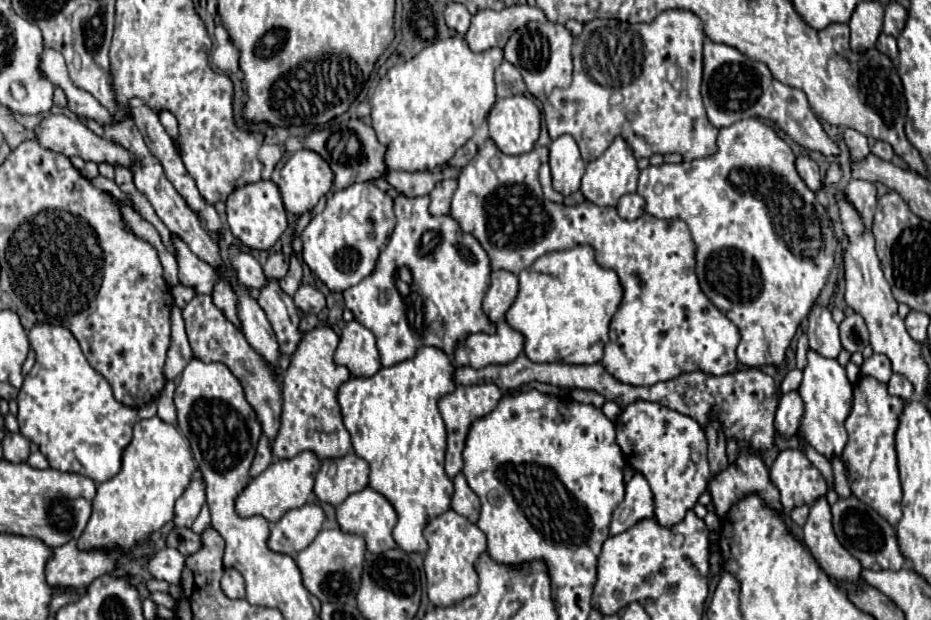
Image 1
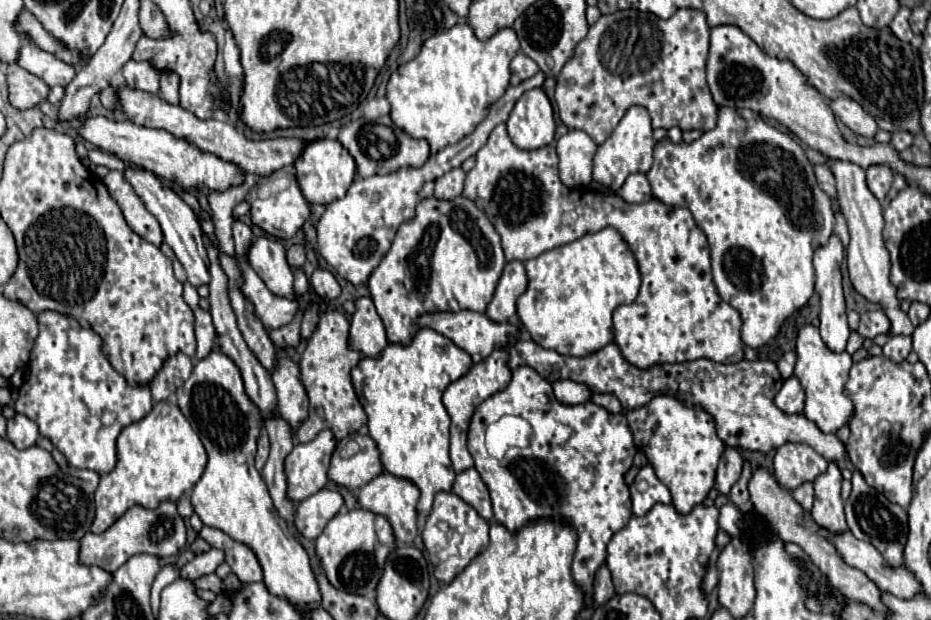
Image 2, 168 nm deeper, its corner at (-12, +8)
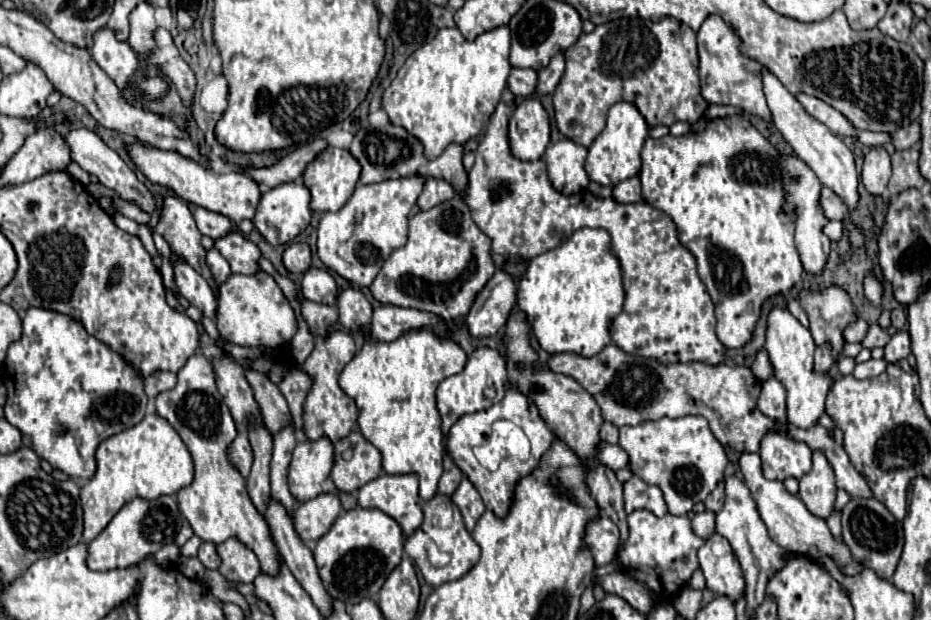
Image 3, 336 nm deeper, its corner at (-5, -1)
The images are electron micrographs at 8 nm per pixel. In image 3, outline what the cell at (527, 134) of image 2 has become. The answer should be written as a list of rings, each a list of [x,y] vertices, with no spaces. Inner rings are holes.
[[[524,98],[510,116],[510,150],[518,160],[542,158],[550,142],[550,122],[538,98]]]

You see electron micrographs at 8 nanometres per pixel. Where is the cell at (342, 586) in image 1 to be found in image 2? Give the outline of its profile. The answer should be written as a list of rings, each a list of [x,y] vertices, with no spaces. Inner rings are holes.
[[[361,507],[335,515],[325,527],[325,531],[315,539],[317,557],[321,559],[329,583],[335,589],[347,593],[357,593],[365,597],[373,595],[373,599],[375,599],[375,587],[383,575],[385,561],[389,553],[395,549],[395,545],[397,539],[393,535],[389,519]]]

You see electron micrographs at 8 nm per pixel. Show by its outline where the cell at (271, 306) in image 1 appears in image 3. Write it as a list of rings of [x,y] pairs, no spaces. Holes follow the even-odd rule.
[[[234,232],[226,238],[220,238],[214,242],[214,246],[220,250],[220,254],[230,262],[232,272],[240,272],[240,274],[256,274],[260,272],[258,260],[262,258],[260,248],[246,240],[240,232]]]

